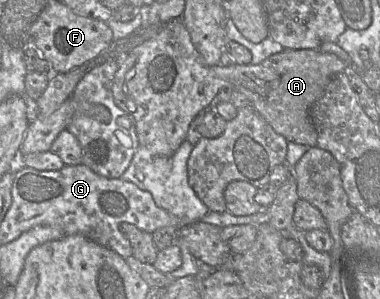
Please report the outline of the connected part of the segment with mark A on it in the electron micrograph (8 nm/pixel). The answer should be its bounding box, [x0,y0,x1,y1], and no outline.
[112,19,346,157]

